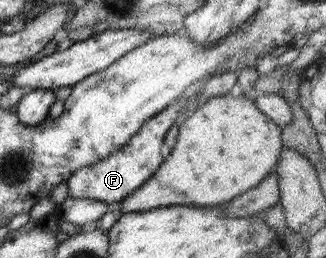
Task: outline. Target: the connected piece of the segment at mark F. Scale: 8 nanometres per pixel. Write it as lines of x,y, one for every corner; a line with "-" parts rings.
227,71
214,75
205,82
197,84
189,95
181,98
178,104
168,106
166,109
148,120
140,131
122,148
114,151
108,158
100,160
88,167
82,167
74,171
68,180
69,193
72,198
84,198
104,202
110,207
115,207
124,201
136,189
140,188
164,162
165,156
161,152
166,134
170,128
180,125
182,116
186,112
192,112
190,108
198,106
200,102
213,97
229,95
237,83
237,72

